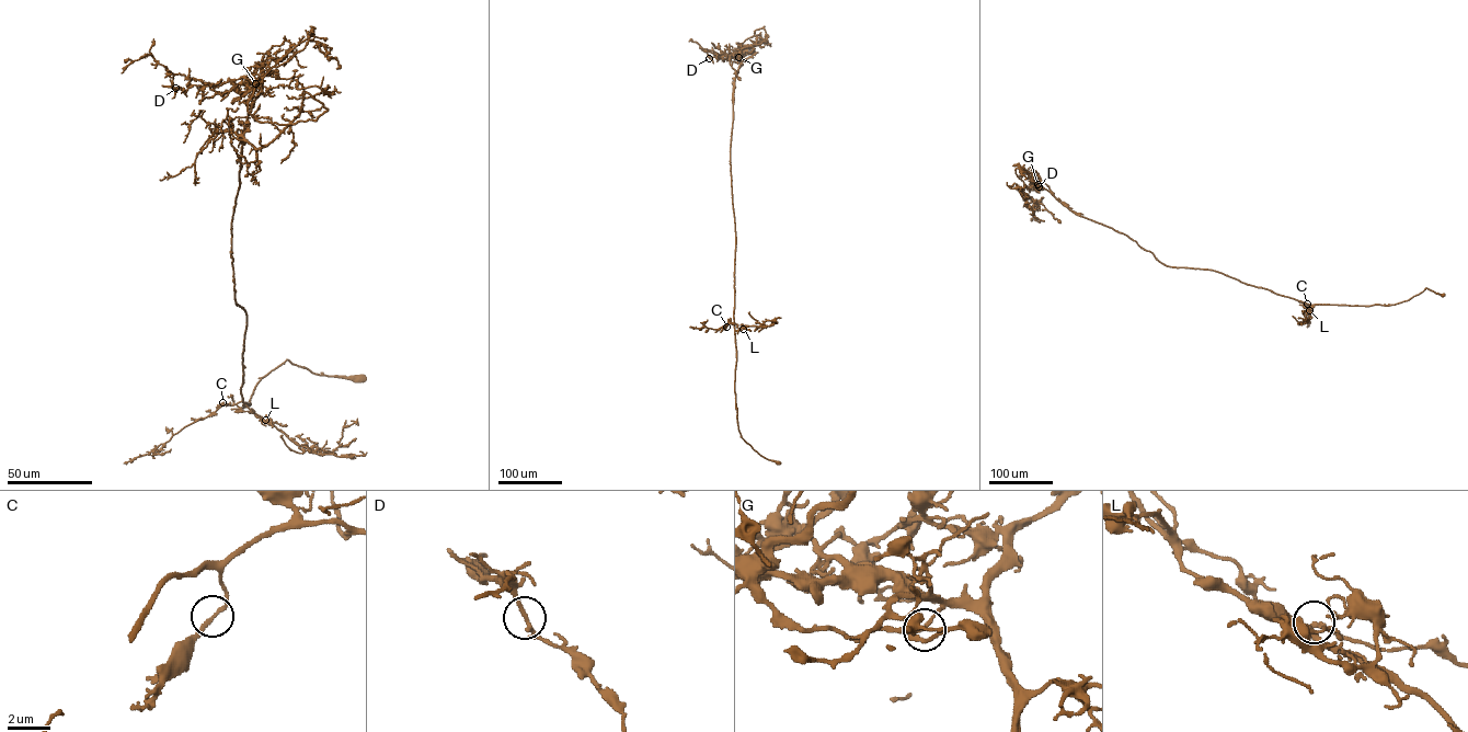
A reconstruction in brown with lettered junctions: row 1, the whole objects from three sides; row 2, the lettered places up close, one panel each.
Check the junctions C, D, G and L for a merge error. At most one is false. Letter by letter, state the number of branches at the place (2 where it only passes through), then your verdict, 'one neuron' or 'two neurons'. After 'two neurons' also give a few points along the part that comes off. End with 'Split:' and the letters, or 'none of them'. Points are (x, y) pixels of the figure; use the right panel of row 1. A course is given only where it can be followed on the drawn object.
C: 2 | one neuron
D: 2 | one neuron
G: 2 | two neurons | (1038, 184), (1031, 187), (1023, 185), (1025, 199), (1015, 183), (1008, 186), (1021, 189)
L: 2 | one neuron
Split: G

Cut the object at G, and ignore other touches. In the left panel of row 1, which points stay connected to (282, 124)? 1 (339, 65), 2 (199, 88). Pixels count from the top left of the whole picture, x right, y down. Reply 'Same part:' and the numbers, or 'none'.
Same part: 1

